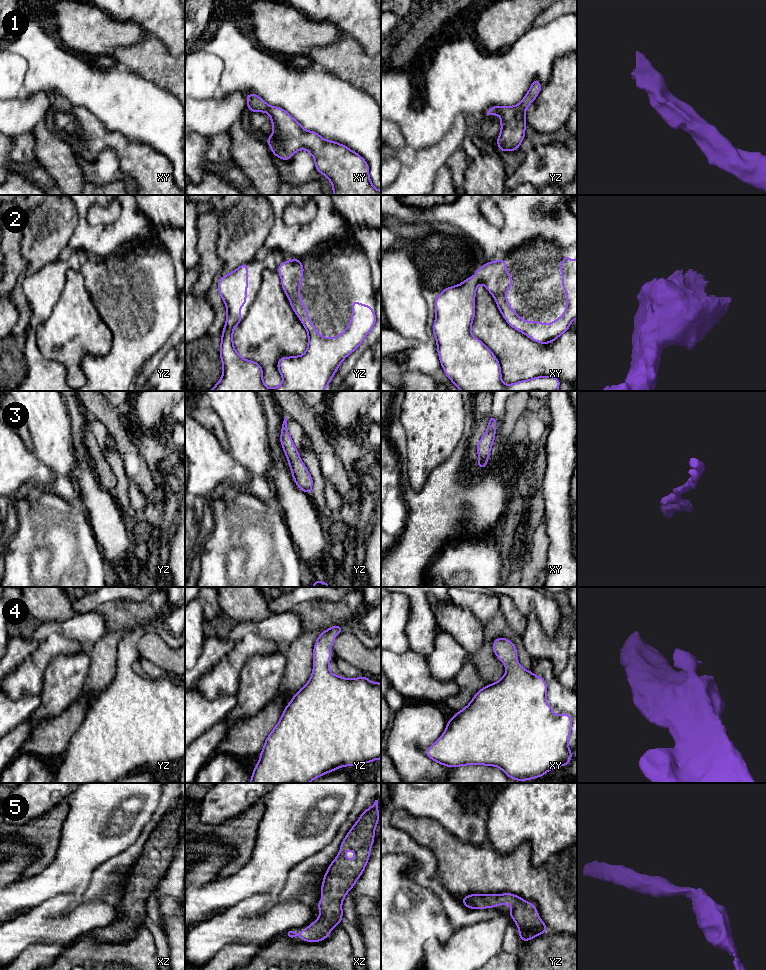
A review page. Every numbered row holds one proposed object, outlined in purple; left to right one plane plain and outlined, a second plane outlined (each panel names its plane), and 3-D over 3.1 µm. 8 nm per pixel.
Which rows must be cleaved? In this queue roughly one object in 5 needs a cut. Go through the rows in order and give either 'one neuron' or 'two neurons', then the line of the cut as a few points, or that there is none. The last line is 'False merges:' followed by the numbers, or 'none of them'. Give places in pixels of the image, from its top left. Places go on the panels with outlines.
1: one neuron | no cut
2: one neuron | no cut
3: one neuron | no cut
4: one neuron | no cut
5: one neuron | no cut
False merges: none of them

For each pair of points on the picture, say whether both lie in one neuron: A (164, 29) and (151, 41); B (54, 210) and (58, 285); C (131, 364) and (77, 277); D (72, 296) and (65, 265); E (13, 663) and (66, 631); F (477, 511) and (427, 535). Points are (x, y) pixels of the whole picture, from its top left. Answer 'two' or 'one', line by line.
A: two
B: two
C: two
D: two
E: two
F: one

